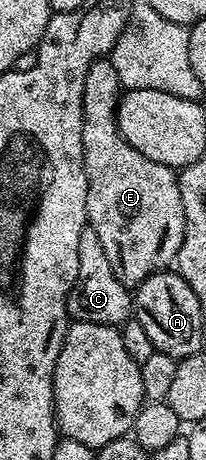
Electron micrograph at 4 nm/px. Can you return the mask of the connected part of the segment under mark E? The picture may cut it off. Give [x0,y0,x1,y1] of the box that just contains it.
[82,63,186,287]

